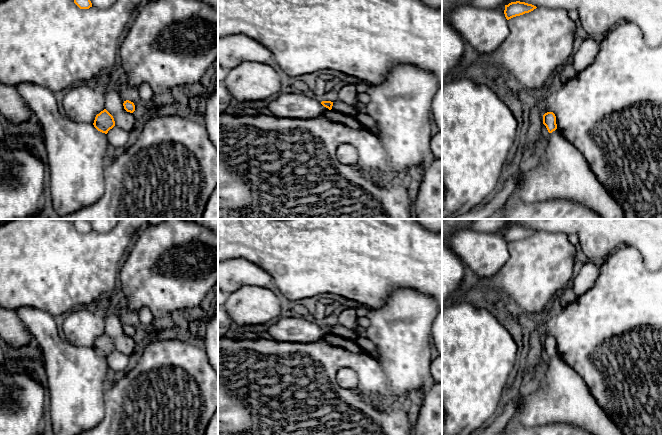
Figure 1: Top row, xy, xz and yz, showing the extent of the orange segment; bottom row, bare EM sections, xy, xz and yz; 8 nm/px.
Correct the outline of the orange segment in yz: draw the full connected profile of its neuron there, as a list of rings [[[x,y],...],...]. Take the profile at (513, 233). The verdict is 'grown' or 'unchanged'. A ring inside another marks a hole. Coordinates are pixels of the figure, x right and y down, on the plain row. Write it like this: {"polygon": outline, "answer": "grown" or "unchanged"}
{"polygon": [[[516,225],[516,226],[511,226],[508,229],[505,229],[504,238],[506,243],[509,244],[513,241],[529,237],[536,232],[537,231],[532,228]]], "answer": "unchanged"}

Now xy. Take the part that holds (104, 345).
{"polygon": [[[104,333],[96,339],[93,349],[98,355],[107,358],[115,350],[115,345],[113,340]]], "answer": "unchanged"}

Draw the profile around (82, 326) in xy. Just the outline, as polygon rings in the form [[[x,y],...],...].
[[[81,307],[66,314],[62,335],[64,339],[75,346],[93,348],[95,341],[105,333],[105,317],[96,314],[92,308]]]

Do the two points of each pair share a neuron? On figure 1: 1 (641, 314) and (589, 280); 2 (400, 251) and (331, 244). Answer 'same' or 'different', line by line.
1: different
2: same

